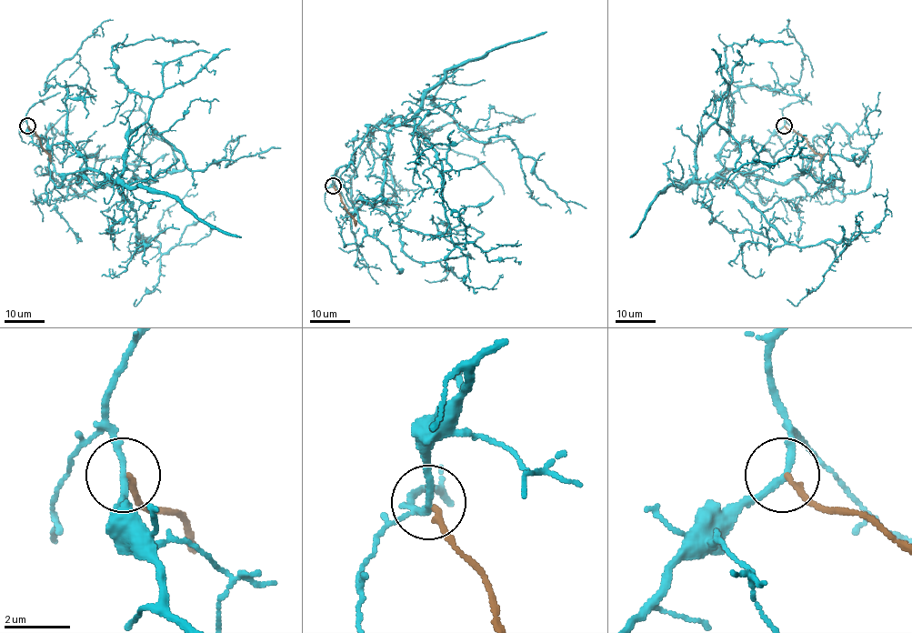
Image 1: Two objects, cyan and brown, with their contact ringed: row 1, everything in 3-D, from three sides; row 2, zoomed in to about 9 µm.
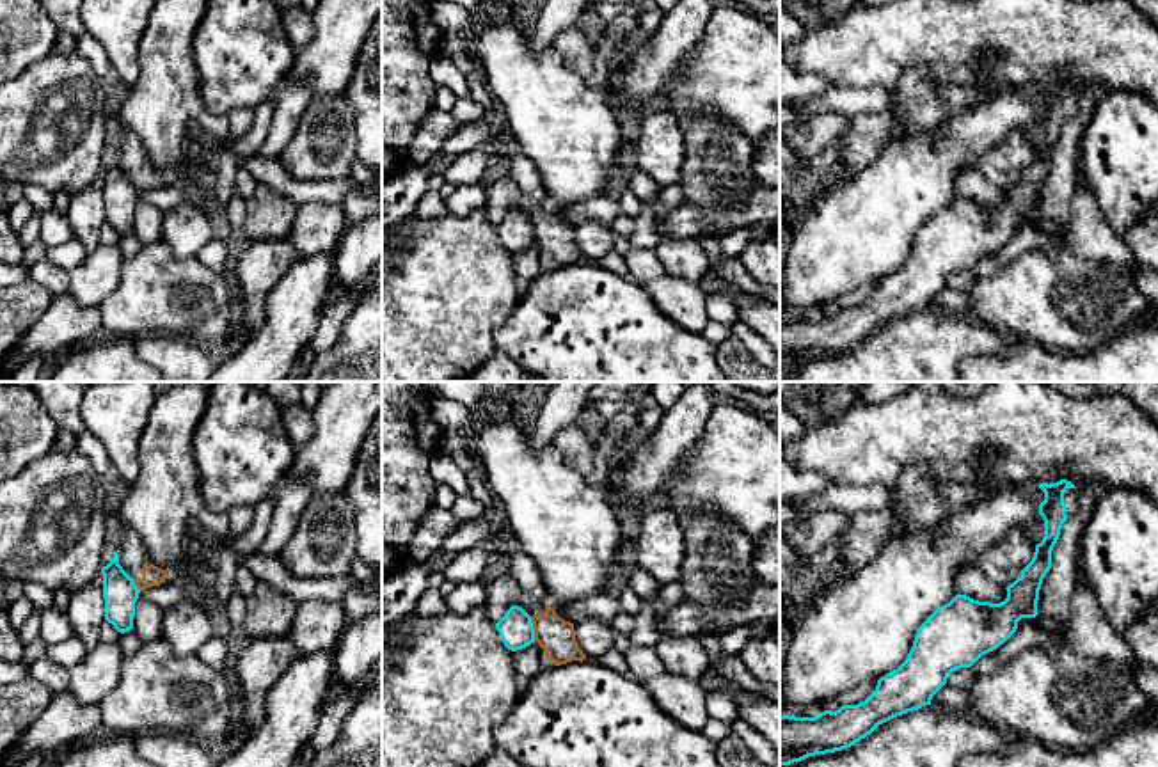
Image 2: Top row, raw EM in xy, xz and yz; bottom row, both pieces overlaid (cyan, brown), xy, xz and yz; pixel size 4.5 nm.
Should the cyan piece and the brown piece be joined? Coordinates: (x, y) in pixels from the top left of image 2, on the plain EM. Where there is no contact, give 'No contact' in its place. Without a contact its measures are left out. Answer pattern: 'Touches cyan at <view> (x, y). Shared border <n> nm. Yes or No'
Touches cyan at xz (533, 231). Shared border 110 nm. No

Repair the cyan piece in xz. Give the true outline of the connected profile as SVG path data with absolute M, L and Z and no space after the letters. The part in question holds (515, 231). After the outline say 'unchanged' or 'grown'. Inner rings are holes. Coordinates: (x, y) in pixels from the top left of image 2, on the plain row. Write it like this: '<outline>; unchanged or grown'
M512 208L496 225L501 243L512 254L522 252L535 245L531 218L519 208Z; unchanged

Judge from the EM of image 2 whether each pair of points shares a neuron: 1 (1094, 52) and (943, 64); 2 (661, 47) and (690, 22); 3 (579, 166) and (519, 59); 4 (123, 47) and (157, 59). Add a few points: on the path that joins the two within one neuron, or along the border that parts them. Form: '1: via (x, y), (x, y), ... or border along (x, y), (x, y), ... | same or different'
1: via (1057, 41), (981, 41) | same
2: via (668, 43), (682, 29) | same
3: via (572, 139), (528, 86) | same
4: border along (150, 18), (139, 43), (139, 77), (130, 87) | different

